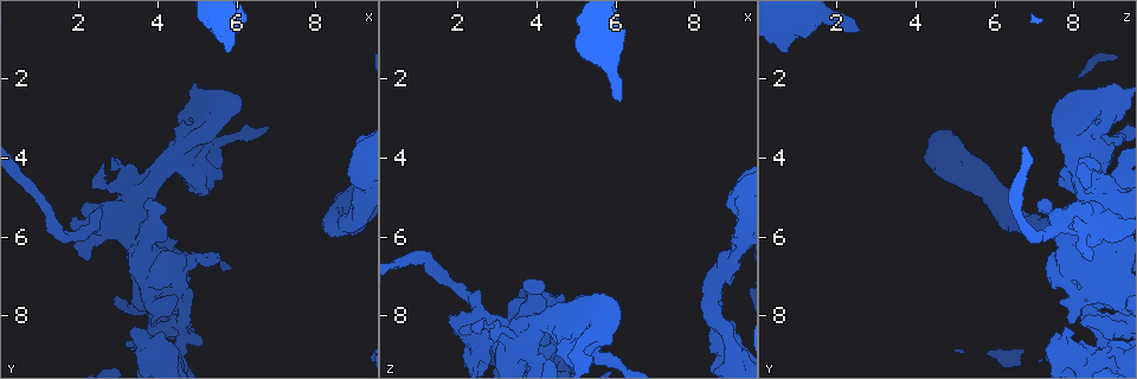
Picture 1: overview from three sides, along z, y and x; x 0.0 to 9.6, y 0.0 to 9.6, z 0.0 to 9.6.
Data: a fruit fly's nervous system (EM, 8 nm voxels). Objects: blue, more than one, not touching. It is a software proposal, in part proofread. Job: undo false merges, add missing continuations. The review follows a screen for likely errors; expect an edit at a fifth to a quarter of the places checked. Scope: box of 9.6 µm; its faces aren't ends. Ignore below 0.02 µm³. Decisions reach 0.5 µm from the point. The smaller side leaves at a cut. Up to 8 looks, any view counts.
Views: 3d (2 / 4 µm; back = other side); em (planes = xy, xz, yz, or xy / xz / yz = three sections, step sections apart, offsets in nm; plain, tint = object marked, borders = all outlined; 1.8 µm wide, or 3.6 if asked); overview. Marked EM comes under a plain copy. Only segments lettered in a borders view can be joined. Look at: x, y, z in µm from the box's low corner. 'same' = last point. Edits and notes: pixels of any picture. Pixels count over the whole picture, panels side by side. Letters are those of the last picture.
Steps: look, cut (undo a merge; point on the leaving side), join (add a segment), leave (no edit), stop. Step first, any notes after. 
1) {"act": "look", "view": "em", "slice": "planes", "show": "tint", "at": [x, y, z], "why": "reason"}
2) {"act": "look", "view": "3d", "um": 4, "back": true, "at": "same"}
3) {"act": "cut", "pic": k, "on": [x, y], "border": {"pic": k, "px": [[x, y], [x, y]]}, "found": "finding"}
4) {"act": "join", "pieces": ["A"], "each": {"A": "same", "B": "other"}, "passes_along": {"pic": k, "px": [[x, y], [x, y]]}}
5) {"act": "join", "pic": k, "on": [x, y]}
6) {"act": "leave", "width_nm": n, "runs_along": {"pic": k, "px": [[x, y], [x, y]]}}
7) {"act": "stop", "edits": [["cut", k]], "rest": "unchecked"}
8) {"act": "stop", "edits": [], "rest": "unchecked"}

{"act": "look", "view": "em", "um": 3.6, "slice": "xz", "step": 4, "show": "borders", "at": [2.50, 5.65, 7.85]}

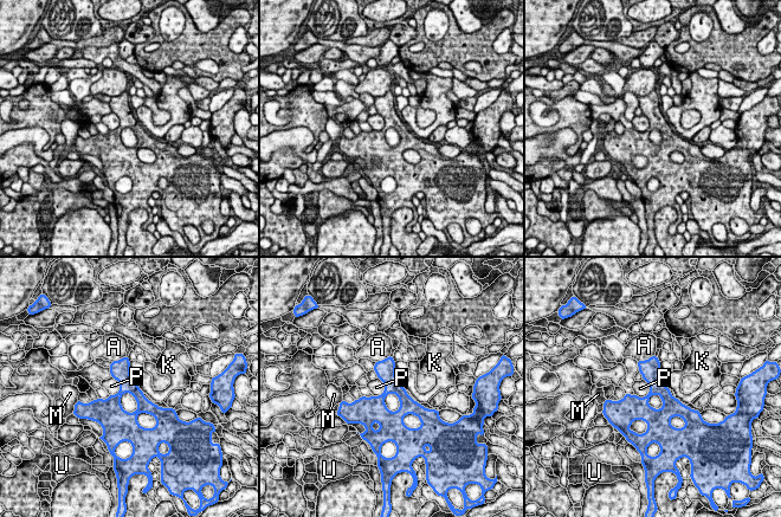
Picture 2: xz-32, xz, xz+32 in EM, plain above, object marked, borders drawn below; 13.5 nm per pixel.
{"act": "look", "view": "em", "um": 3.6, "slice": "planes", "show": "borders", "at": "same", "why": "another direction"}

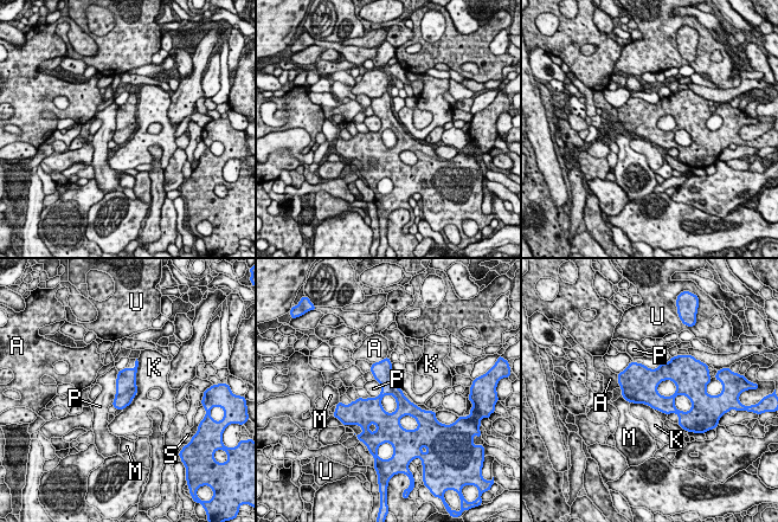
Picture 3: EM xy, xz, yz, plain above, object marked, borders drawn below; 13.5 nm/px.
{"act": "leave", "each": {"A": "other", "K": "other", "M": "other", "P": "other", "S": "other", "U": "other"}, "found": "continuous, no second neuron"}

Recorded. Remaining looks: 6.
{"act": "look", "view": "3d", "um": 2, "at": [2.95, 4.00, 8.25], "why": "an open end"}

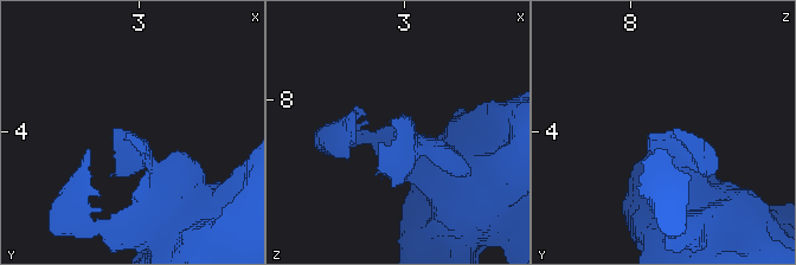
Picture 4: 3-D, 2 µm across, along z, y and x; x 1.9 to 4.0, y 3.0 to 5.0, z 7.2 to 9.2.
{"act": "look", "view": "em", "slice": "planes", "show": "tint", "at": [2.90, 4.00, 8.24], "why": "now the EM"}

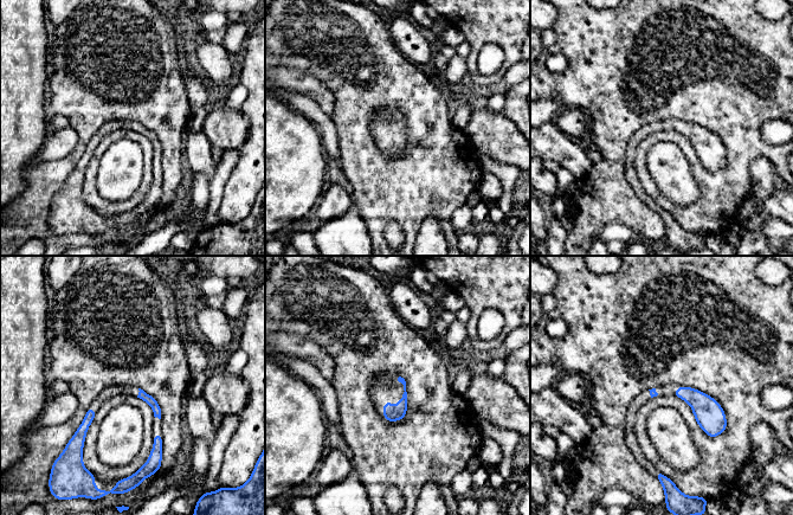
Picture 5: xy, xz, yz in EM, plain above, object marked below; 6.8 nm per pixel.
{"act": "look", "view": "em", "slice": "planes", "show": "borders", "at": "same", "why": "what lies round it"}

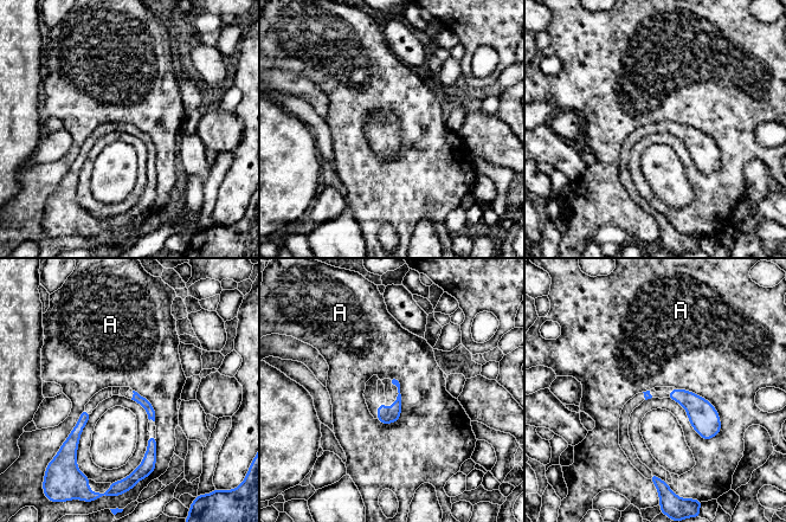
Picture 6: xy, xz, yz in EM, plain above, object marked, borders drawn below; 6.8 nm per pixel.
{"act": "leave", "each": {"A": "other"}, "border": {"pic": 6, "px": [[675, 387], [712, 404], [716, 436]]}, "found": "none of them fits"}

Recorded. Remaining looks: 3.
{"act": "look", "view": "em", "slice": "xy", "step": 16, "show": "borders", "at": [4.50, 8.90, 8.75], "why": "calibre changes"}

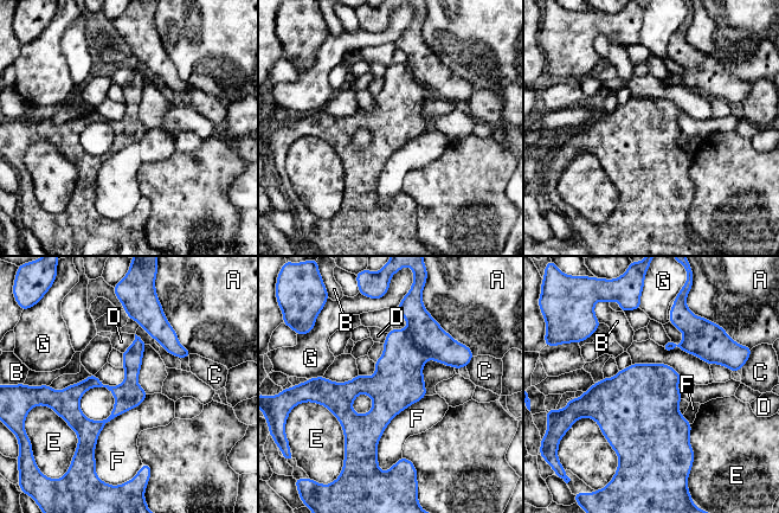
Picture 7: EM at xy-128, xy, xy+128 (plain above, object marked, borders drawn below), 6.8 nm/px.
{"act": "leave", "each": {"A": "other", "B": "other", "C": "other", "D": "other", "E": "other", "F": "other", "G": "other"}, "border": {"pic": 7, "px": [[426, 396], [384, 430], [380, 470]]}, "found": "one neuron here"}

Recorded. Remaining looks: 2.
{"act": "stop", "edits": [], "rest": "unchecked"}

